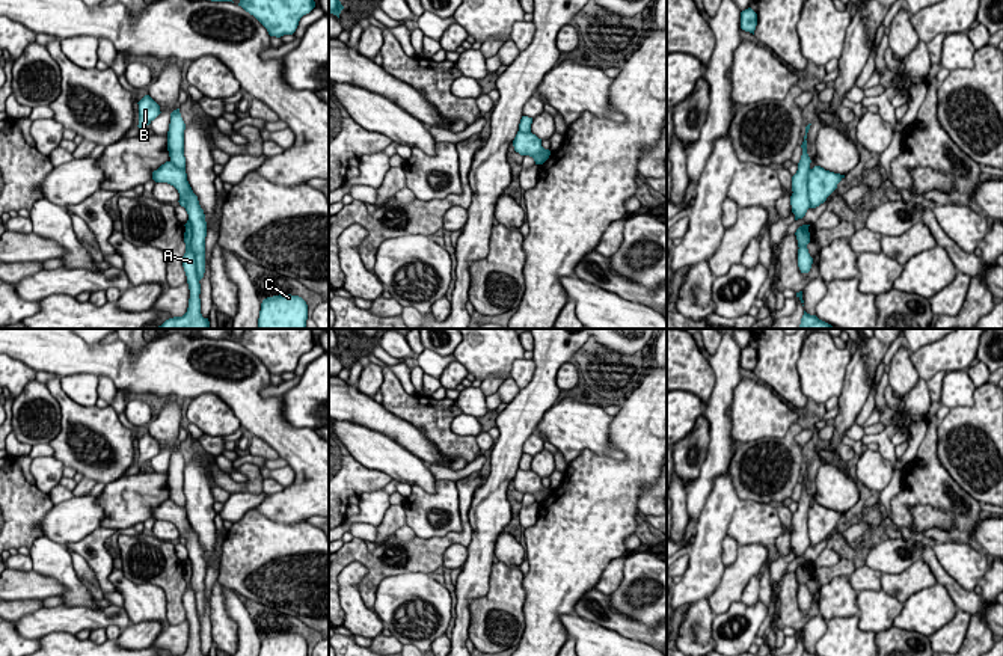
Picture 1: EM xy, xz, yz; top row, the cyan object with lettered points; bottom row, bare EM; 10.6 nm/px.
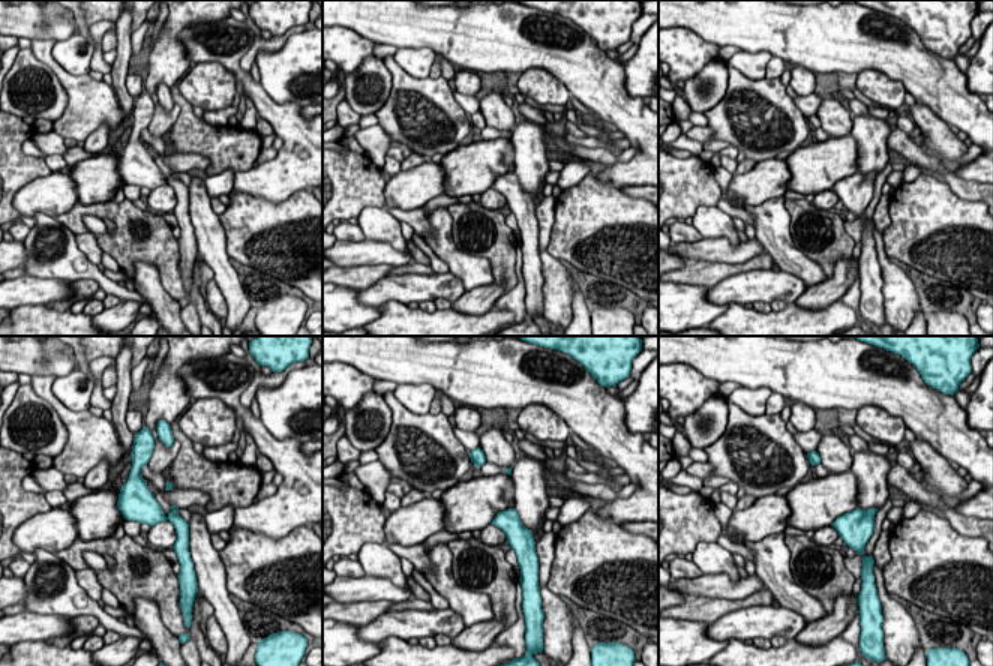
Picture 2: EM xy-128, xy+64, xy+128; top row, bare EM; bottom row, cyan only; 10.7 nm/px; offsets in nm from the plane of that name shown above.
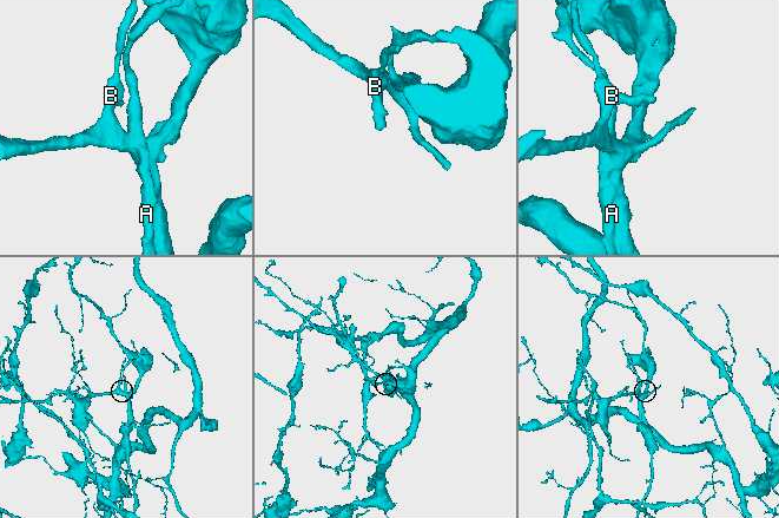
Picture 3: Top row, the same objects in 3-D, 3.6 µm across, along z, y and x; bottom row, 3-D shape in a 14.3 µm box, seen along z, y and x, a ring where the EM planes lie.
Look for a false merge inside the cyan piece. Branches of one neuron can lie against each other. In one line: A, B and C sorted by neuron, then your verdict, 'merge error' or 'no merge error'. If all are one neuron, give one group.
A / B C | merge error

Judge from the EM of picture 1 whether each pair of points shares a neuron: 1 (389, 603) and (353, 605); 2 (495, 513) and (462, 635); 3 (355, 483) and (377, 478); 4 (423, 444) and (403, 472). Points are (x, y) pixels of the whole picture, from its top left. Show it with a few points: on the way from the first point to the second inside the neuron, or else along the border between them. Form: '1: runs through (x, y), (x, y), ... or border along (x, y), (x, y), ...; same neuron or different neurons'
1: border along (373, 611), (385, 626); different neurons
2: runs through (483, 543), (475, 576), (465, 591), (463, 605); same neuron
3: runs through (361, 480), (371, 480); same neuron
4: border along (385, 436), (403, 445), (427, 465); different neurons

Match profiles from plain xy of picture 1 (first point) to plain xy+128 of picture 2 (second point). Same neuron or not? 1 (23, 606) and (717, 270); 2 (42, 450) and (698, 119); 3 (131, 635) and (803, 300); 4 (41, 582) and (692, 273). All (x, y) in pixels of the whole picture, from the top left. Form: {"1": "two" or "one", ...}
{"1": "one", "2": "one", "3": "one", "4": "two"}

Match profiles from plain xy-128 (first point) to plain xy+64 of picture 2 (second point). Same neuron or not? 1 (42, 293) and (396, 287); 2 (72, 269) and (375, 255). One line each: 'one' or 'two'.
1: one
2: two

